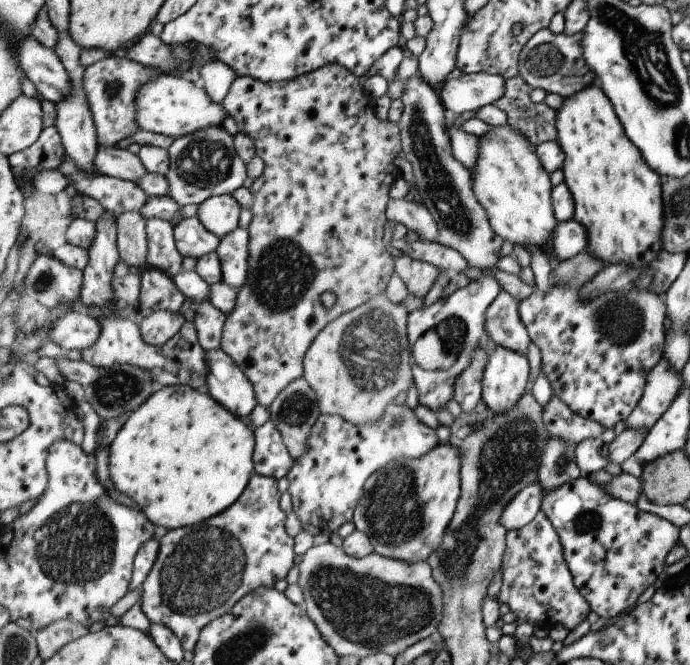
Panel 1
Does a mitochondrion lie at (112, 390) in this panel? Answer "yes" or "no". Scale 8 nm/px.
yes

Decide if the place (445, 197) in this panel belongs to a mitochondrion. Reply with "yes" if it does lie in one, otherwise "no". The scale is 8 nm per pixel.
yes

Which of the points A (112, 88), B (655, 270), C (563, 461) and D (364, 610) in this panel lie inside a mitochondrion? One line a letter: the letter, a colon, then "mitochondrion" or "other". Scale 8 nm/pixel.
A: mitochondrion
B: other
C: mitochondrion
D: mitochondrion

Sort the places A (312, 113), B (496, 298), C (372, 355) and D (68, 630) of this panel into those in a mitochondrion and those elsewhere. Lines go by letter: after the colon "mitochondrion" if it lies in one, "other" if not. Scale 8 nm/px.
A: other
B: other
C: mitochondrion
D: other

